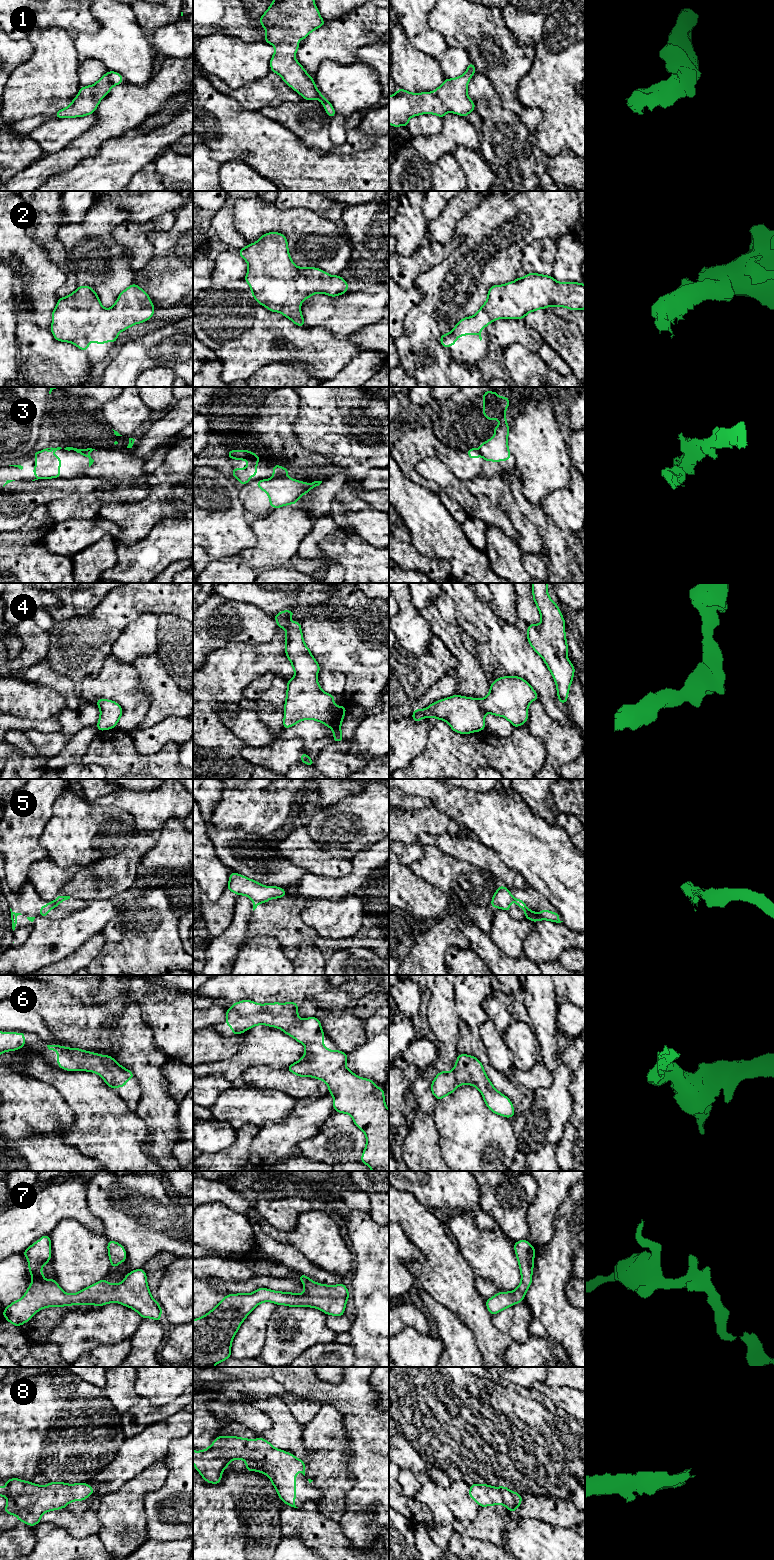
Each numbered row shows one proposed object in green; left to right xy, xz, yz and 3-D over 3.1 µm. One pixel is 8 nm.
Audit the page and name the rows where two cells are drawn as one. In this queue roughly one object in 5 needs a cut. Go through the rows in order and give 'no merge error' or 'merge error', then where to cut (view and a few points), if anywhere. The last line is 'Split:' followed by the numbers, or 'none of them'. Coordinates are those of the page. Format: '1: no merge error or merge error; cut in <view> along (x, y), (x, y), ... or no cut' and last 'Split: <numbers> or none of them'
1: no merge error; no cut
2: no merge error; no cut
3: merge error; cut in xy along (67, 447), (83, 450), (88, 453)
4: no merge error; no cut
5: merge error; cut in yz along (512, 897), (514, 900)
6: no merge error; no cut
7: no merge error; no cut
8: no merge error; no cut
Split: 3, 5

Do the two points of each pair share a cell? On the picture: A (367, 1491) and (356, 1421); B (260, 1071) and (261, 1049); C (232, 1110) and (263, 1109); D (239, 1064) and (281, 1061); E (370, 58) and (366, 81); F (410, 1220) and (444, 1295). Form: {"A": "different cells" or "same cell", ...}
{"A": "same cell", "B": "different cells", "C": "same cell", "D": "same cell", "E": "different cells", "F": "same cell"}

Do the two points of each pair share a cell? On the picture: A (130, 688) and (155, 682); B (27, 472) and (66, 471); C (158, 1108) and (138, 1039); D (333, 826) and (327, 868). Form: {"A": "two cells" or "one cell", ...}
{"A": "two cells", "B": "one cell", "C": "one cell", "D": "two cells"}

